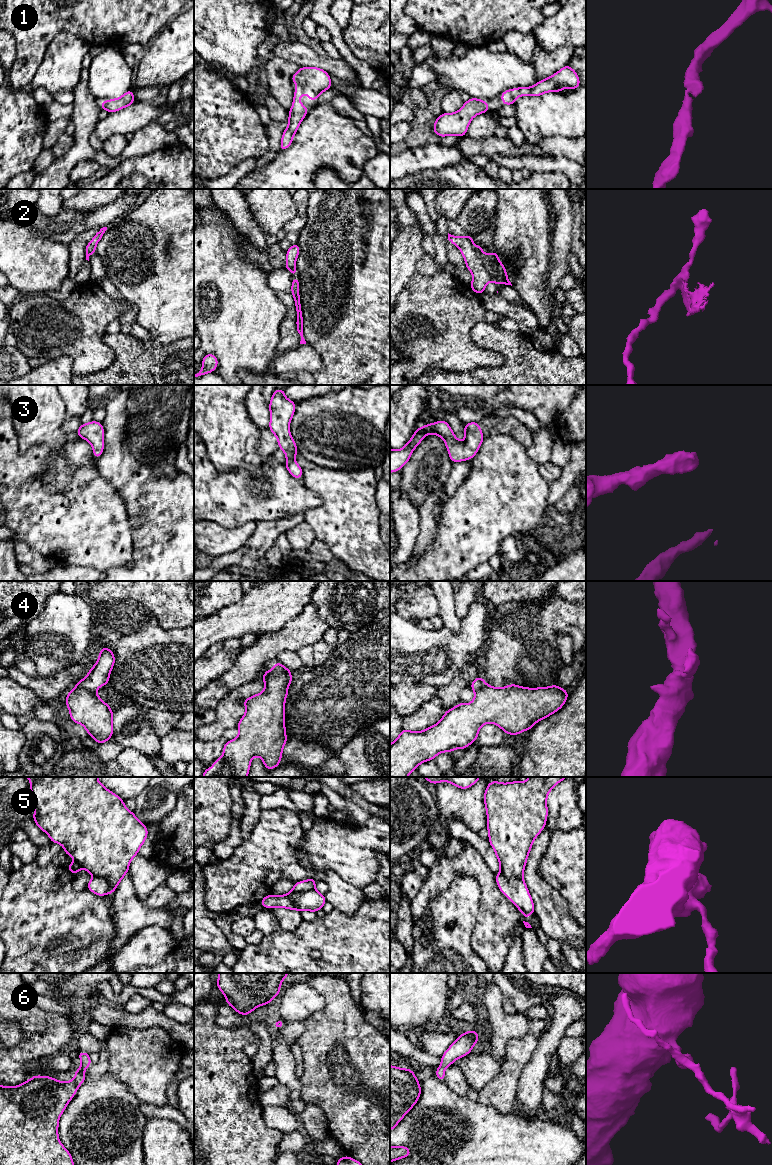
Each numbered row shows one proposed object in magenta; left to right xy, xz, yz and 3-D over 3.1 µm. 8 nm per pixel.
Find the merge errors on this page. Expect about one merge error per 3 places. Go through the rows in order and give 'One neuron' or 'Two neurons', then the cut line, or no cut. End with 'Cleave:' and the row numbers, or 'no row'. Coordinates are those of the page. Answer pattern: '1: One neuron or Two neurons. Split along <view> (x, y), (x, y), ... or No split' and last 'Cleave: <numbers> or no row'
1: One neuron. No split
2: One neuron. No split
3: One neuron. No split
4: Two neurons. Split along xy (75, 688), (94, 691)
5: Two neurons. Split along xz (314, 887), (296, 894), (295, 909)
6: One neuron. No split
Cleave: 4, 5

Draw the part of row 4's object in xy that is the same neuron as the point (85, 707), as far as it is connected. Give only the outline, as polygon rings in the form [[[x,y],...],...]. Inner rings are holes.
[[[70,690],[65,703],[71,721],[83,725],[98,744],[110,741],[113,735],[113,710],[95,691]]]

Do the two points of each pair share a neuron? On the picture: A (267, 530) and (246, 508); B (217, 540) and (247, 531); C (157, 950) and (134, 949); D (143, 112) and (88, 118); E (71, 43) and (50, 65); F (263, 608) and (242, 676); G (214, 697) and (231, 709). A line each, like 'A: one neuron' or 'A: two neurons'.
A: two neurons
B: one neuron
C: one neuron
D: two neurons
E: one neuron
F: two neurons
G: two neurons

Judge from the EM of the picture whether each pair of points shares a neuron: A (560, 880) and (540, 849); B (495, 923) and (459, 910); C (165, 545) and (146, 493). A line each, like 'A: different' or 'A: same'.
A: different
B: different
C: same

